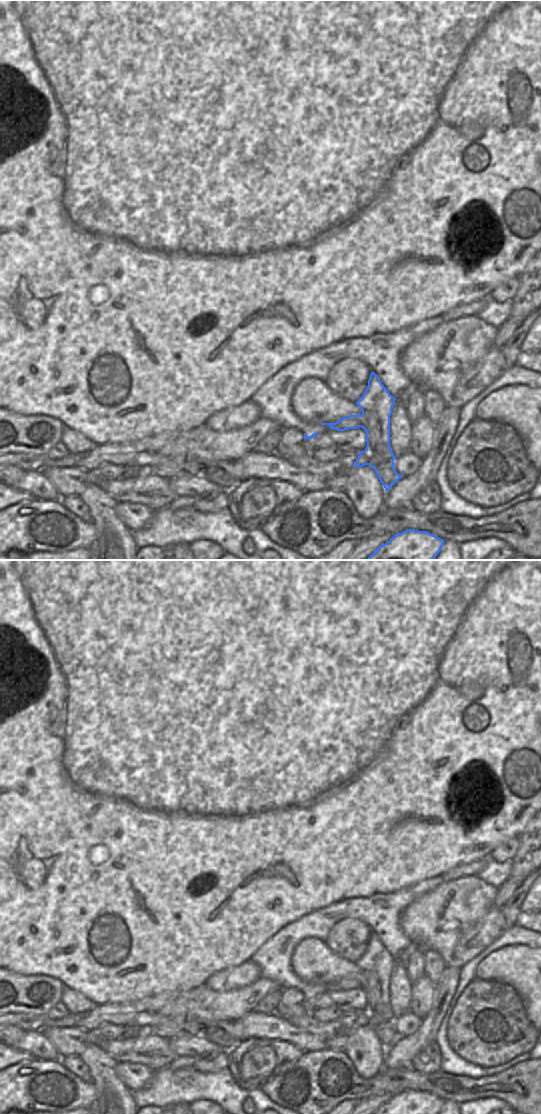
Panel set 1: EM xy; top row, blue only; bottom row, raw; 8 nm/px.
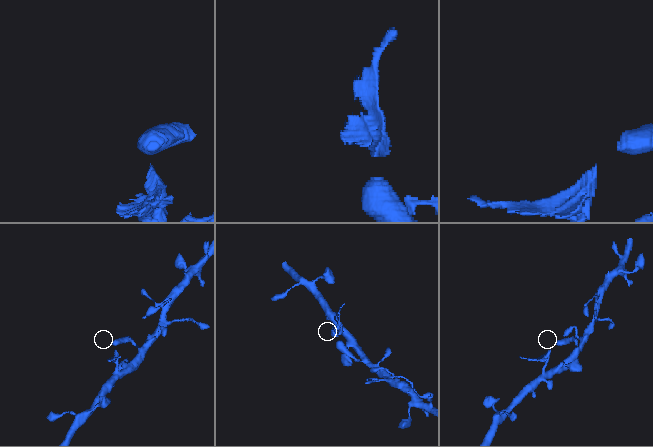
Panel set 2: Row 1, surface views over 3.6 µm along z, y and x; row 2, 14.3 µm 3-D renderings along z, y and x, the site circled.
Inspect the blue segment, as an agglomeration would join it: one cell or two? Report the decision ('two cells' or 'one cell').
two cells

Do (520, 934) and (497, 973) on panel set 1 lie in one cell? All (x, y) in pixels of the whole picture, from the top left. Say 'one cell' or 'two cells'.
two cells

